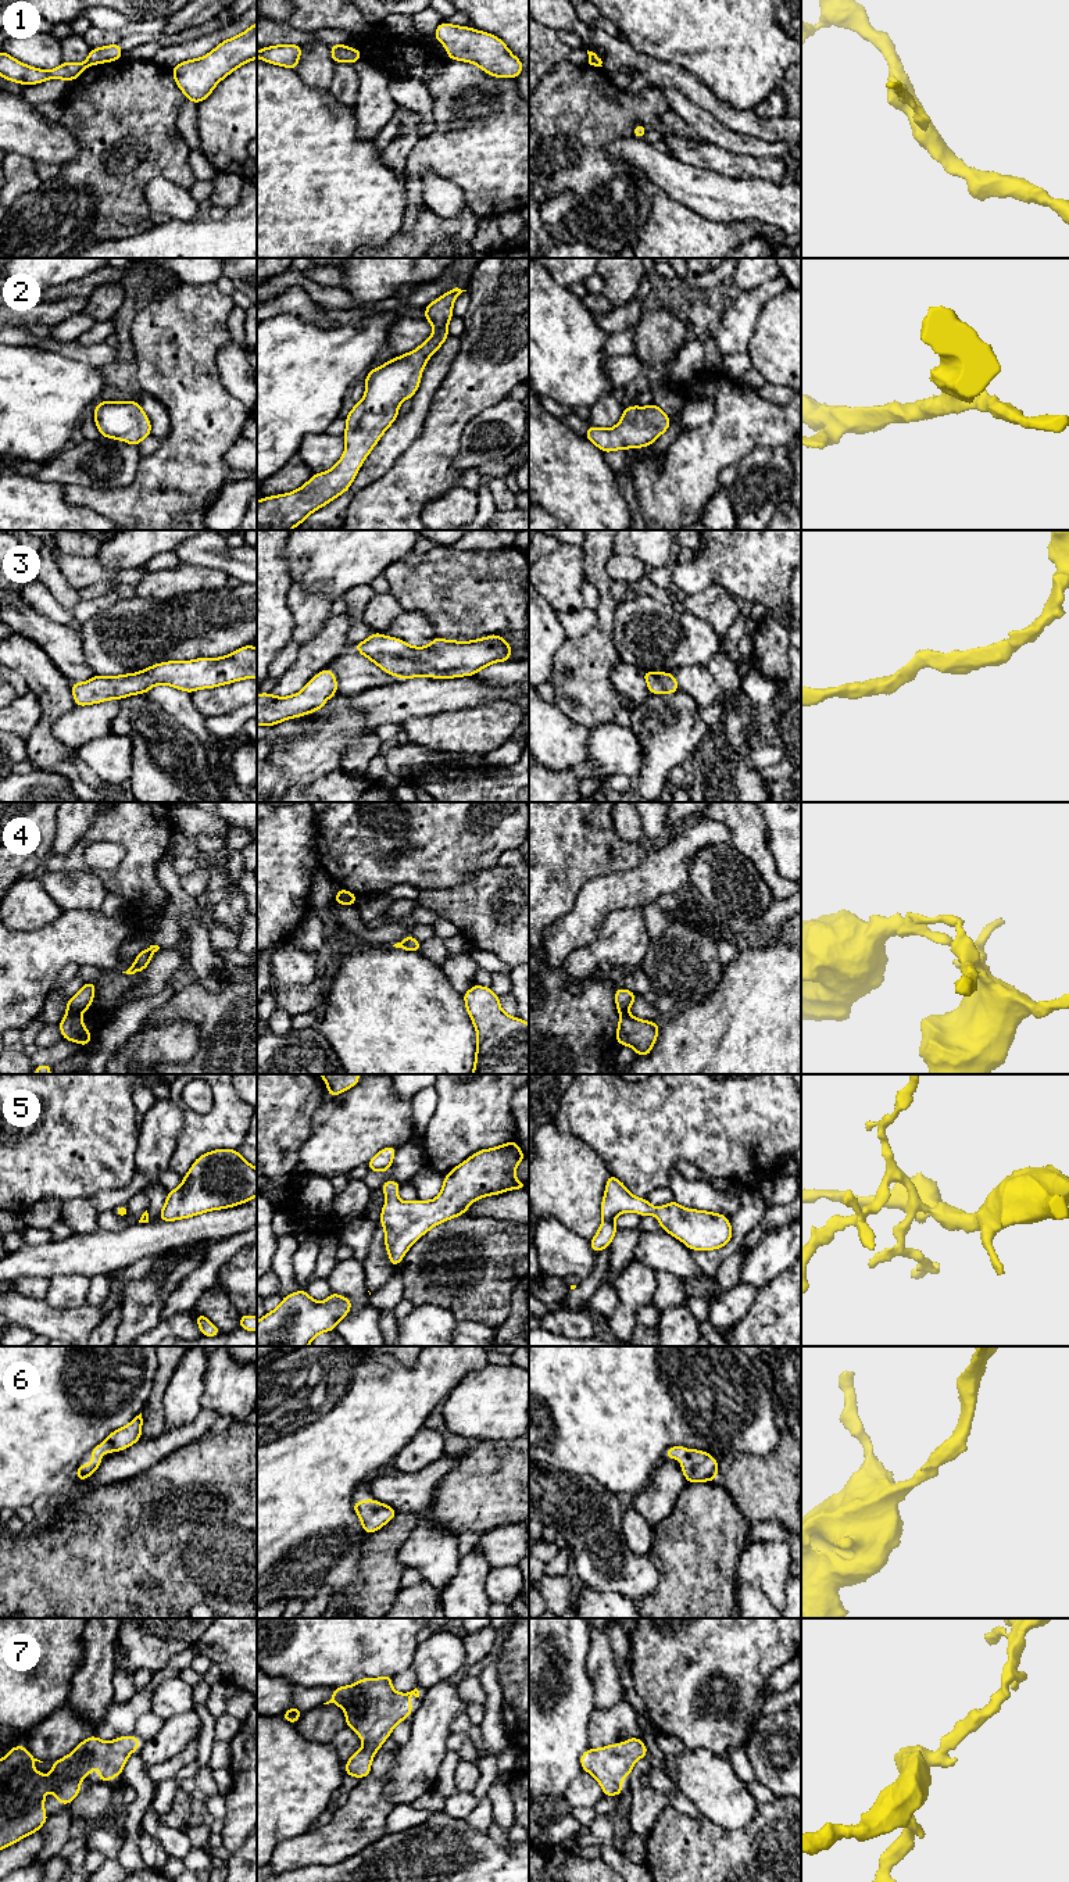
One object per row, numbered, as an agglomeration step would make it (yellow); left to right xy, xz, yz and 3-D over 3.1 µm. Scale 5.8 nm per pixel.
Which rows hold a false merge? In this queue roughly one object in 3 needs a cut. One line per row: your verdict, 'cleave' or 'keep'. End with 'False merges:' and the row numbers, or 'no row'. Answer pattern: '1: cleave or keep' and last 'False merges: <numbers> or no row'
1: cleave
2: keep
3: keep
4: cleave
5: keep
6: keep
7: keep
False merges: 1, 4

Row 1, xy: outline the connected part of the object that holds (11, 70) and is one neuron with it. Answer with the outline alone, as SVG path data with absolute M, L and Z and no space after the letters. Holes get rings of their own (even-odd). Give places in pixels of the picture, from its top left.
M0 51L0 76L21 85L36 85L49 79L75 80L85 69L86 62L62 62L56 69L43 71L29 67L10 54Z

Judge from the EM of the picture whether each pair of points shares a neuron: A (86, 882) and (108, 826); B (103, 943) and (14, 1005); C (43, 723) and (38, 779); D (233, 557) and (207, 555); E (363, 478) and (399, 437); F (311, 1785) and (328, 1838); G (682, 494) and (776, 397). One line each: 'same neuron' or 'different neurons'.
A: different neurons
B: same neuron
C: different neurons
D: same neuron
E: same neuron
F: different neurons
G: different neurons

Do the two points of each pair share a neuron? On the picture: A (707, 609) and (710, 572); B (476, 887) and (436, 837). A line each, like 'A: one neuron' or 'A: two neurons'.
A: two neurons
B: two neurons

